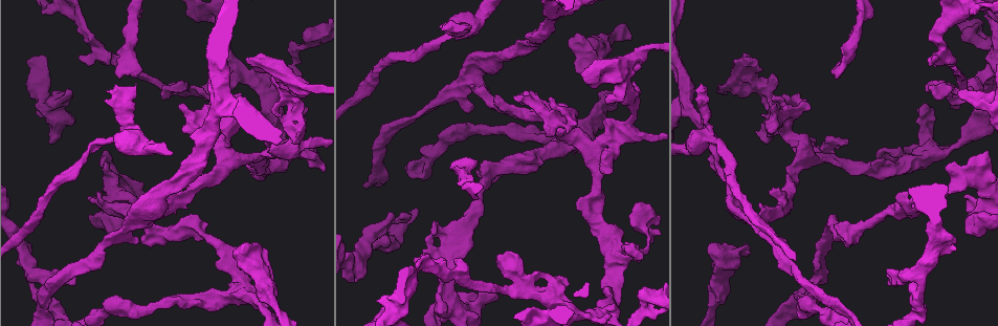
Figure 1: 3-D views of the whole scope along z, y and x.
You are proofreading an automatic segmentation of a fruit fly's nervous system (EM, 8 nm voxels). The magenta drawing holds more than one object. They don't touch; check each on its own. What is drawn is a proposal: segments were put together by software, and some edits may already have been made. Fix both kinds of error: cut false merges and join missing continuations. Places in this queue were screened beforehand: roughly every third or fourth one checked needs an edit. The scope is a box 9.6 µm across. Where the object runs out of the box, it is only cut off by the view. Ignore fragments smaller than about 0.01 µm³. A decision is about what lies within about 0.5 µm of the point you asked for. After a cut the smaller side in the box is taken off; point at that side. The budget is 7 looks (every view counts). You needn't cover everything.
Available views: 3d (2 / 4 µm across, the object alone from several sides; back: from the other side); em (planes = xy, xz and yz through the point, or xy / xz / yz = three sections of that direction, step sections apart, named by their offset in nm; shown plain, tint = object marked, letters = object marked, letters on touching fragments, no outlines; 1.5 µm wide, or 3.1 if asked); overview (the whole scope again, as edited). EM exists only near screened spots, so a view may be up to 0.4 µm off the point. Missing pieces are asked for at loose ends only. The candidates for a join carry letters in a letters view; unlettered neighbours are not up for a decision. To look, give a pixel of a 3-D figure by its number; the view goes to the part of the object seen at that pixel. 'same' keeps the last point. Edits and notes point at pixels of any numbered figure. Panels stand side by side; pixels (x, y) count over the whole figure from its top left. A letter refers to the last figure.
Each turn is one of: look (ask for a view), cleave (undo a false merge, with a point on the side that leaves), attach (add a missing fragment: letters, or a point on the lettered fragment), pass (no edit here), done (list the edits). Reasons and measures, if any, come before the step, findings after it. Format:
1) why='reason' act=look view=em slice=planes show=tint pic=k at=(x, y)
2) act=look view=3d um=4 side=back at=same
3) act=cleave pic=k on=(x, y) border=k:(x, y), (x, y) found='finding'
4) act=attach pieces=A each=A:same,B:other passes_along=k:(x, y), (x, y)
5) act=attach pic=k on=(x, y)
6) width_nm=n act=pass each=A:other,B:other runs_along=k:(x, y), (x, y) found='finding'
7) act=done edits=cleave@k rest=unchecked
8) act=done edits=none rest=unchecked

why='a fork' act=look view=em slice=planes show=letters pic=1 at=(704, 134)

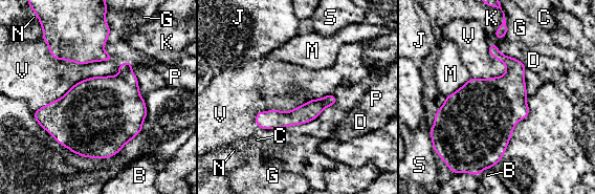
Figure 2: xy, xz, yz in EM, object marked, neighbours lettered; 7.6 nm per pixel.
longest_contact=V:750nm act=pass each=B:other,C:other,D:other,G:other,J:other,K:other,M:other,N:other,P:other,S:other,V:other runs_along=2:(332, 98), (293, 117), (258, 121) found='all the same neuron'

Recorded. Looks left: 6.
act=look view=3d um=4 pic=1 at=(577, 73)

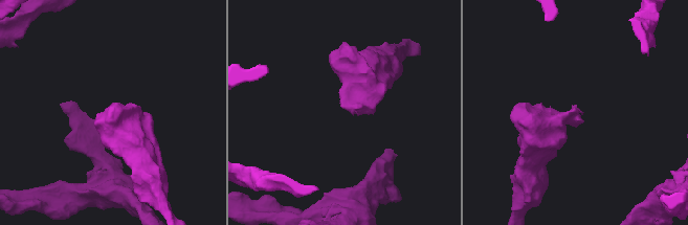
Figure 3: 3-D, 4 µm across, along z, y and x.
act=look view=em slice=planes show=letters pic=3 at=(575, 111)

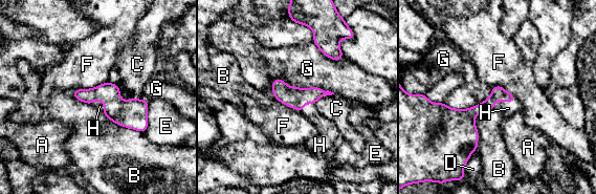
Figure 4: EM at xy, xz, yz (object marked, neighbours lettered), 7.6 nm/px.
act=attach pieces=H each=A:other,B:other,C:other,D:other,E:other,F:other,G:other,H:same passes_along=4:(499, 93), (503, 101), (508, 108) found='the neuron continues'

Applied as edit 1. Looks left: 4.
why='see it whole again' act=look view=overview

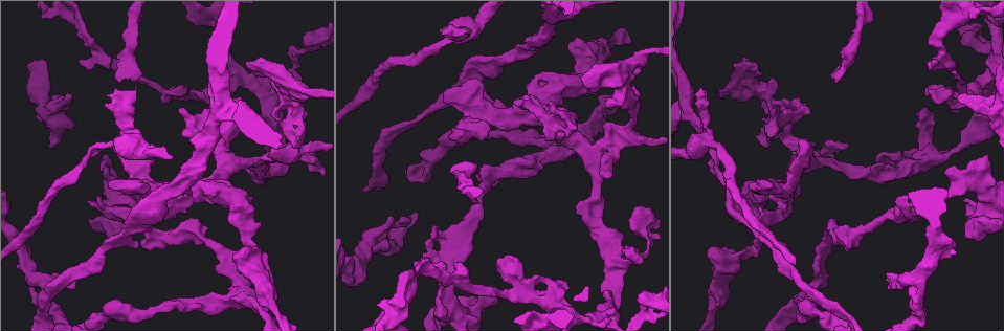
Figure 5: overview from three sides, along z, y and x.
why='branch stops here' act=look view=em slice=planes show=letters pic=5 at=(801, 139)

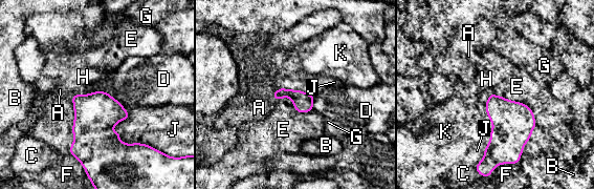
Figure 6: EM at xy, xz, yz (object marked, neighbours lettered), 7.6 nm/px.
longest_contact=E:420nm act=pass each=A:other,B:other,C:other,D:other,E:other,F:other,G:other,H:other,J:other,K:other found='no lettered fragment goes on from it'

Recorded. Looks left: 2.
act=done edits=attach@4 rest=unchecked

